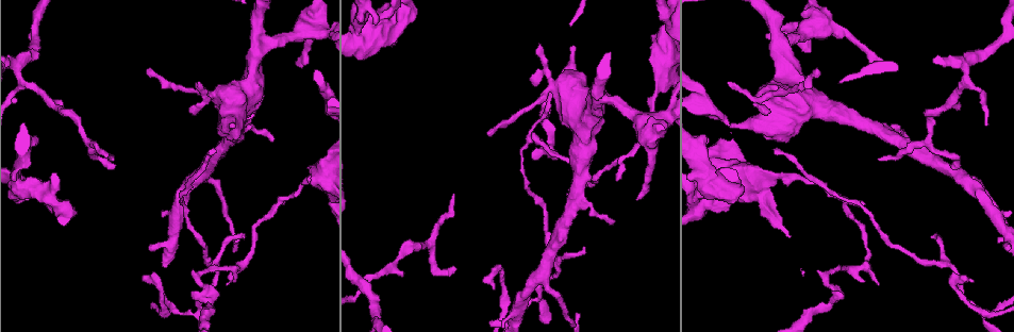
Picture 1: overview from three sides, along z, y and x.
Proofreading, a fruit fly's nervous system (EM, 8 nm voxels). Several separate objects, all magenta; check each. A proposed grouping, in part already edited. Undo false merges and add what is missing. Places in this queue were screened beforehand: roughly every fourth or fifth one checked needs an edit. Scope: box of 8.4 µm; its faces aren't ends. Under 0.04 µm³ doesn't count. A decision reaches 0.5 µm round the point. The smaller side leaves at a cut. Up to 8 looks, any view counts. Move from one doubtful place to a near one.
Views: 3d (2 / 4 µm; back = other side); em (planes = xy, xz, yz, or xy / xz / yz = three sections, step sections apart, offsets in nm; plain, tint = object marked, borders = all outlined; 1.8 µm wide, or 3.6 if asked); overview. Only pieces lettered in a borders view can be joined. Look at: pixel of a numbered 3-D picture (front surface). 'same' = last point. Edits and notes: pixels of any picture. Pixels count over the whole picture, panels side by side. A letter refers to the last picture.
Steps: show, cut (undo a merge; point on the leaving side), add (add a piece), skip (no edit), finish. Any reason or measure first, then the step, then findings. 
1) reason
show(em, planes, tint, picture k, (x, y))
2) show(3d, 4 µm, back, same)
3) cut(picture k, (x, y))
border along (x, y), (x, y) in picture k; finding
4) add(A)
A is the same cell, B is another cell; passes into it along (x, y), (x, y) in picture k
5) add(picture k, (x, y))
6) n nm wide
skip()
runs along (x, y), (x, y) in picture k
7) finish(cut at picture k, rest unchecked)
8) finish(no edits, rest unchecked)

thin end
show(em, planes, borders, picture 1, (152, 281))

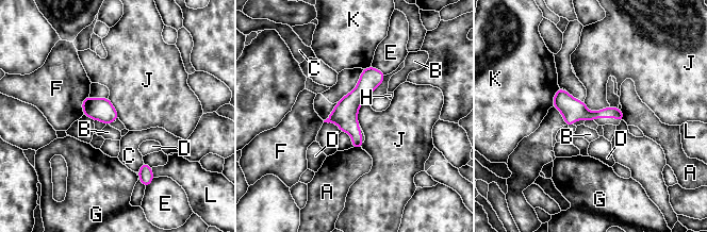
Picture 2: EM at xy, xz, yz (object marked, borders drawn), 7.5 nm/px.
skip()
A, B, C, D, E, F, G, H, J, K and L are other cells; no lettered piece goes on from it

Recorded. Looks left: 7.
abrupt turn
show(em, planes, borders, picture 1, (864, 265))

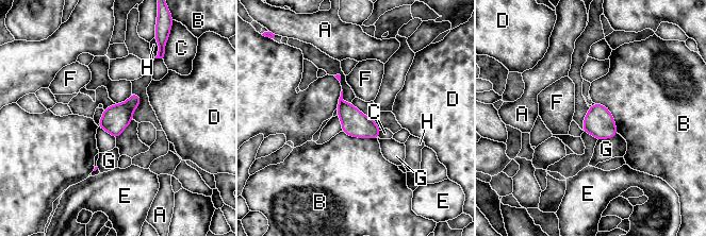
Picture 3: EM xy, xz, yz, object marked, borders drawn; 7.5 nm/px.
200 nm wide
skip()
A, B, C, D, E, F, G and H are other cells; border along (594, 102), (609, 111), (618, 133) in picture 3; one cell here

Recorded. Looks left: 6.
branch stops here
show(em, planes, borders, picture 1, (709, 140))

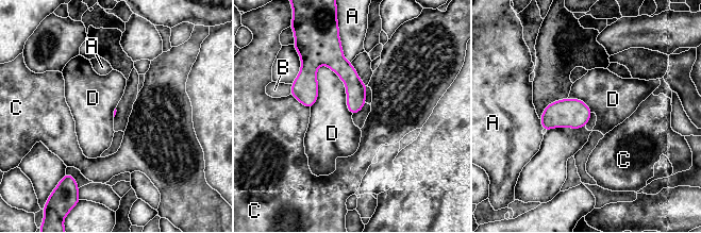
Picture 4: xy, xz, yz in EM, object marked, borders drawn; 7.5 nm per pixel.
skip()
A, B, C and D are other cells; border along (321, 64), (344, 83), (352, 114) in picture 4; no lettered piece goes on from it

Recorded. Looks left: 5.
finish(no edits, rest unchecked)

